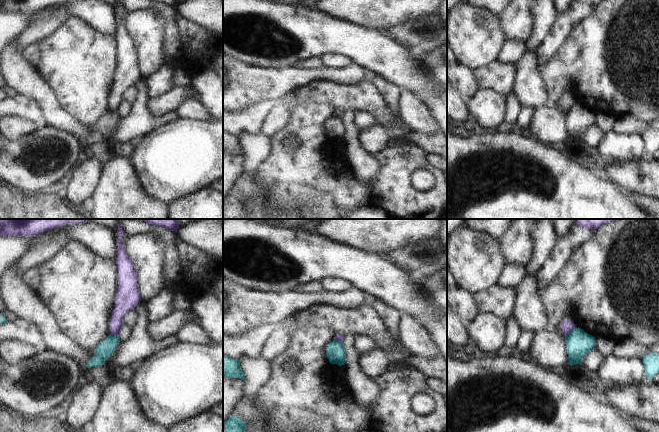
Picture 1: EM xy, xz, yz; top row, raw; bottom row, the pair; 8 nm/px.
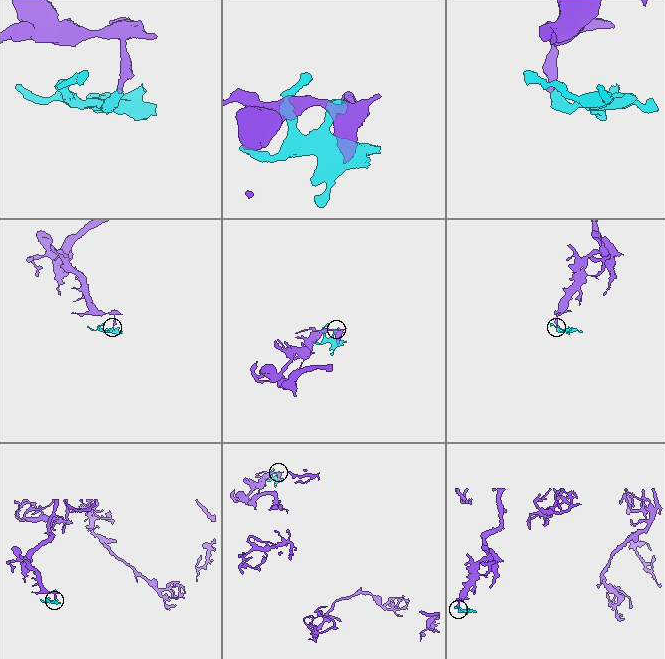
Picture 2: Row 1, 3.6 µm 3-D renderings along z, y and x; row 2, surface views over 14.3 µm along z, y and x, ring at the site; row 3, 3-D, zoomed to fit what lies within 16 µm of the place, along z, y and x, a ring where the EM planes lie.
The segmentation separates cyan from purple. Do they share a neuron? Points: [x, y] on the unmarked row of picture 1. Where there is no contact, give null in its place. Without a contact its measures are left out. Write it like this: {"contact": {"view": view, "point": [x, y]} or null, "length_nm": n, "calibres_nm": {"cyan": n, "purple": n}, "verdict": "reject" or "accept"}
{"contact": {"view": "yz", "point": [571, 107]}, "length_nm": 120, "calibres_nm": {"cyan": 200, "purple": 100}, "verdict": "reject"}

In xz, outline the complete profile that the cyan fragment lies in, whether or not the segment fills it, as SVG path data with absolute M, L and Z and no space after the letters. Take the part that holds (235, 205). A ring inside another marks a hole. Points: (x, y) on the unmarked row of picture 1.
M230 192L226 197L225 208L223 209L223 219L246 219L245 208L246 198L237 192Z

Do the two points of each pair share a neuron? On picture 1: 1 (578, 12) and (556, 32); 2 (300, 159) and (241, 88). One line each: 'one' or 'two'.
1: one
2: two

